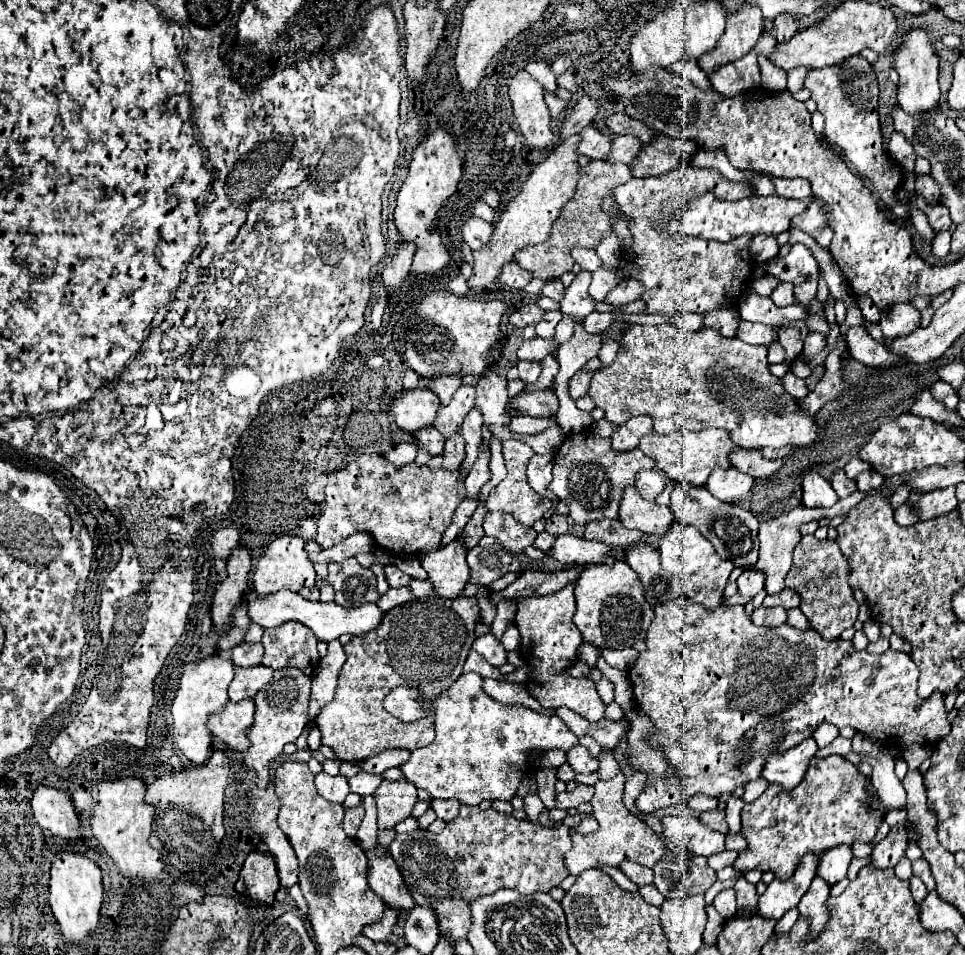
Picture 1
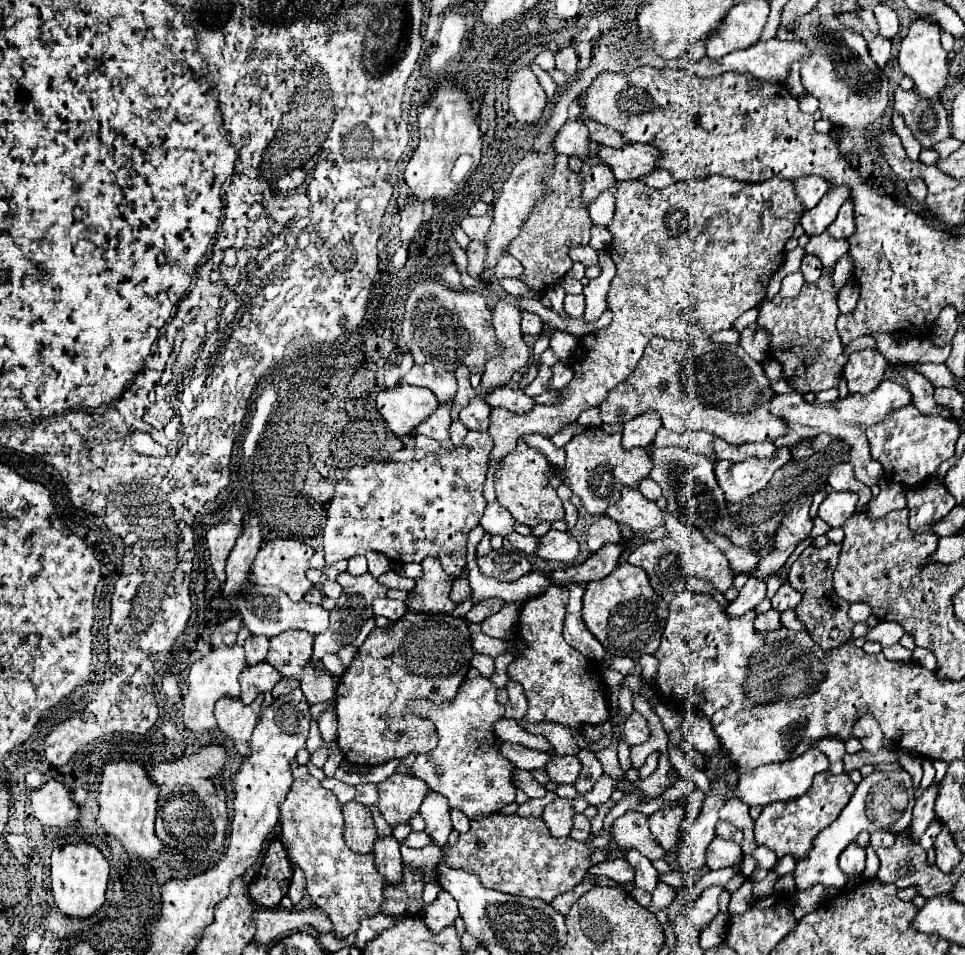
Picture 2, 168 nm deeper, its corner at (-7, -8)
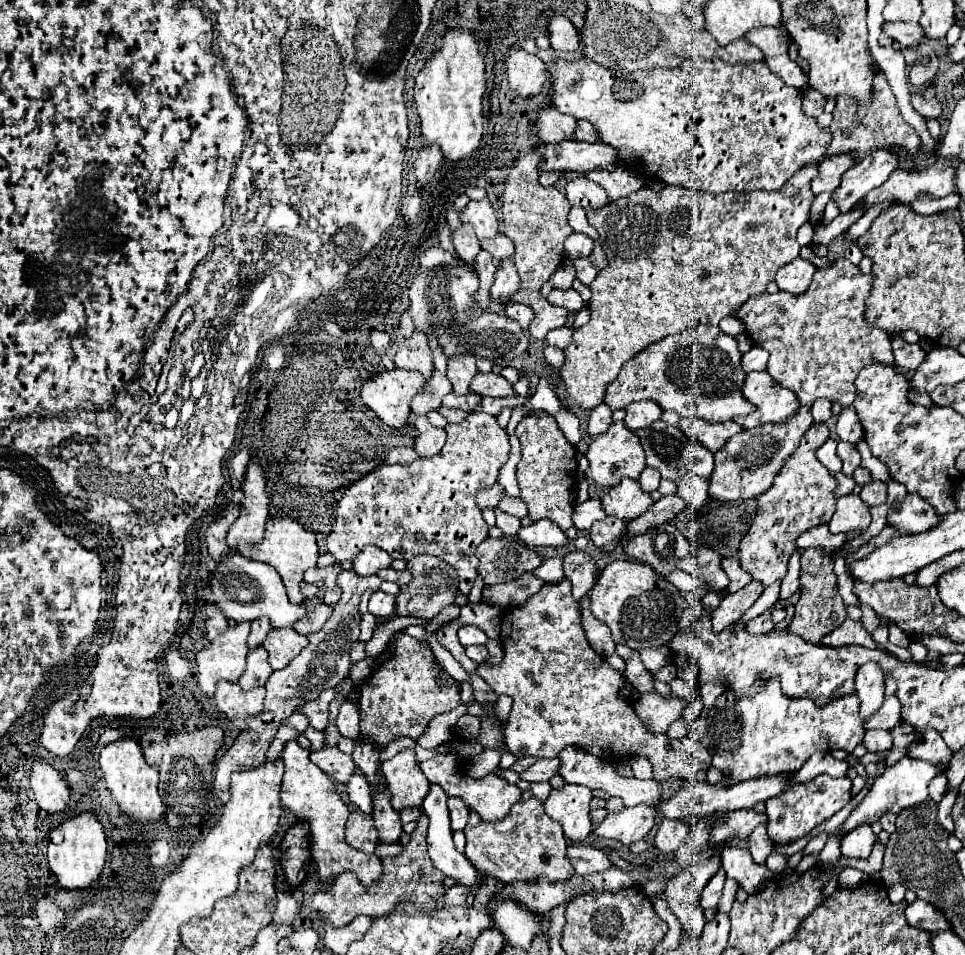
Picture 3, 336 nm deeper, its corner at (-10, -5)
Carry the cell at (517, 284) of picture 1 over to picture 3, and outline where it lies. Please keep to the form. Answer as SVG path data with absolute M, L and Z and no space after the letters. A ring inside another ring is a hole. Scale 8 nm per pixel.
M496 235L492 239L484 239L484 241L480 241L480 245L486 251L490 251L490 255L494 259L498 259L498 261L514 257L514 243L508 237L504 237L504 235Z

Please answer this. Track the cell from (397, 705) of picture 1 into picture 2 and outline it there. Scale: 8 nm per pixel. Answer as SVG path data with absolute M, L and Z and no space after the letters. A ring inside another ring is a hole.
M475 678L465 682L453 702L441 706L429 700L411 700L409 706L431 718L437 726L439 744L427 754L419 754L413 762L413 774L429 784L433 792L443 794L451 808L461 810L469 820L499 812L505 804L515 800L515 784L511 778L513 766L501 758L501 740L493 732L493 724L503 718L505 706L495 700L495 686L489 678Z

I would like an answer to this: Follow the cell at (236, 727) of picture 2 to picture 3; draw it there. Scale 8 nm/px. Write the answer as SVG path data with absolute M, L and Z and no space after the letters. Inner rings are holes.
M230 681L218 683L218 689L214 693L218 709L226 713L226 717L240 731L248 731L246 719L252 715L258 715L264 709L264 697L266 697L264 687L258 687L254 691L242 691L236 683L230 683Z

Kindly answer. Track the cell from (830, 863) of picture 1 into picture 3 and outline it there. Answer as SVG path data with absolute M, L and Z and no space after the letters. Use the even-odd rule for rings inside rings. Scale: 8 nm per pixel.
M856 827L850 831L850 835L844 835L840 849L844 857L850 859L866 859L876 843L876 835L872 833L870 827Z

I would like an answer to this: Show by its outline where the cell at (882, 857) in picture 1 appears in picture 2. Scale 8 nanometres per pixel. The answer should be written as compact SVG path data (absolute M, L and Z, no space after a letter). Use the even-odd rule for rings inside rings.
M939 782L931 784L919 798L917 798L917 804L913 808L913 820L911 820L911 826L909 826L909 836L919 840L921 834L925 832L925 828L929 826L929 822L935 818L935 798L939 796Z

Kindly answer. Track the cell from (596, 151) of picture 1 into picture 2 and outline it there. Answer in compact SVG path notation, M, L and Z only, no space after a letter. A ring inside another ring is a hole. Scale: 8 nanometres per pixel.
M583 120L565 122L553 136L553 148L567 156L589 156L589 130Z

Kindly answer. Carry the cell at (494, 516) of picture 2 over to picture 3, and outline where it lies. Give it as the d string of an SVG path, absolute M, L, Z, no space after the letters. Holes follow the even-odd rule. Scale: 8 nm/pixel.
M494 485L494 487L490 487L490 491L480 491L478 495L476 495L476 505L480 507L480 509L496 509L498 507L498 503L504 499L504 487L502 485Z

